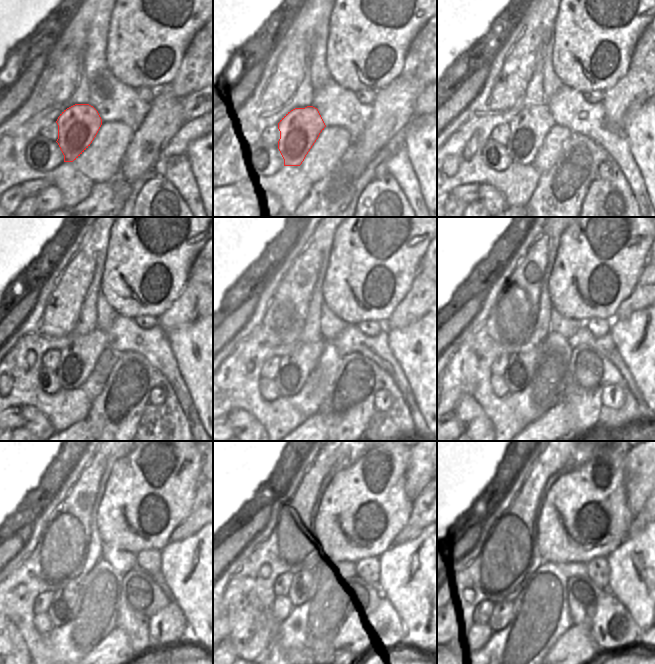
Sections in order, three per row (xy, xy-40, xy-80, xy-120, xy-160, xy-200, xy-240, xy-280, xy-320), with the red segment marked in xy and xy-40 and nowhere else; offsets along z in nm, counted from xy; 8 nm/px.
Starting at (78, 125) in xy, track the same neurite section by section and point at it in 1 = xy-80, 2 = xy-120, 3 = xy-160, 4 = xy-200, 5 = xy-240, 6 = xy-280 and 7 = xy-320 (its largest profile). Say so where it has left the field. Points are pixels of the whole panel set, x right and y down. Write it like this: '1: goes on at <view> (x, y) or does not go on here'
1: goes on at xy-80 (528, 129)
2: goes on at xy-120 (78, 360)
3: goes on at xy-160 (296, 367)
4: goes on at xy-200 (521, 367)
5: goes on at xy-240 (65, 607)
6: goes on at xy-280 (281, 609)
7: goes on at xy-320 (502, 614)

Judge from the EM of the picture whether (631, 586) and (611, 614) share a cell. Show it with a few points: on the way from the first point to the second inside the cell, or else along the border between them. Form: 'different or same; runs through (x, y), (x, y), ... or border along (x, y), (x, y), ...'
different; border along (607, 590), (629, 613), (633, 621)

